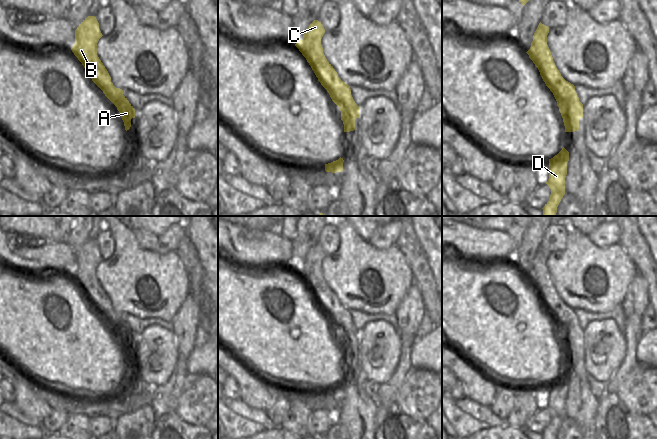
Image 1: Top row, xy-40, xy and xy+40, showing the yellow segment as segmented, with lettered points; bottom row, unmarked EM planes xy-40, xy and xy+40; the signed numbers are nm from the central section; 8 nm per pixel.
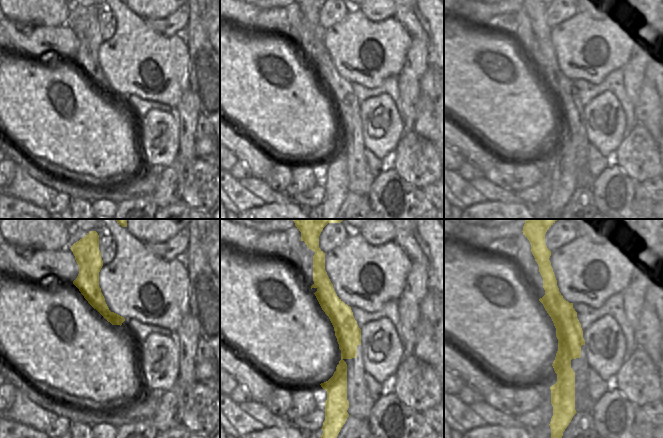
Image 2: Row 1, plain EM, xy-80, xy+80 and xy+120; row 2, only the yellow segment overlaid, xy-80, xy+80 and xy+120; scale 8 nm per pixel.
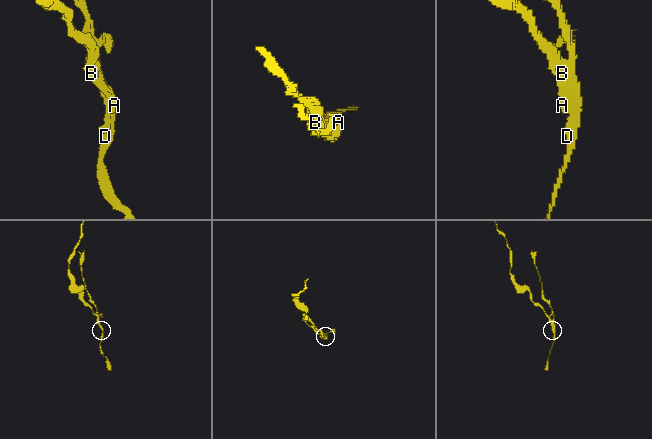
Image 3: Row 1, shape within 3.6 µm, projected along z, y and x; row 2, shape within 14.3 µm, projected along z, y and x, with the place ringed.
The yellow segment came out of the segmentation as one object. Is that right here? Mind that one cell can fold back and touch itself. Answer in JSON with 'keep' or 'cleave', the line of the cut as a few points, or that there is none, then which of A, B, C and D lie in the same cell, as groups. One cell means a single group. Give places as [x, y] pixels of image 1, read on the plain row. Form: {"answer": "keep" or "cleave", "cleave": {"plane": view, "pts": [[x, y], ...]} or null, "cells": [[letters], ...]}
{"answer": "cleave", "cleave": {"plane": "xy", "pts": [[337, 300], [327, 314]]}, "cells": [["A", "D"], ["B", "C"]]}

